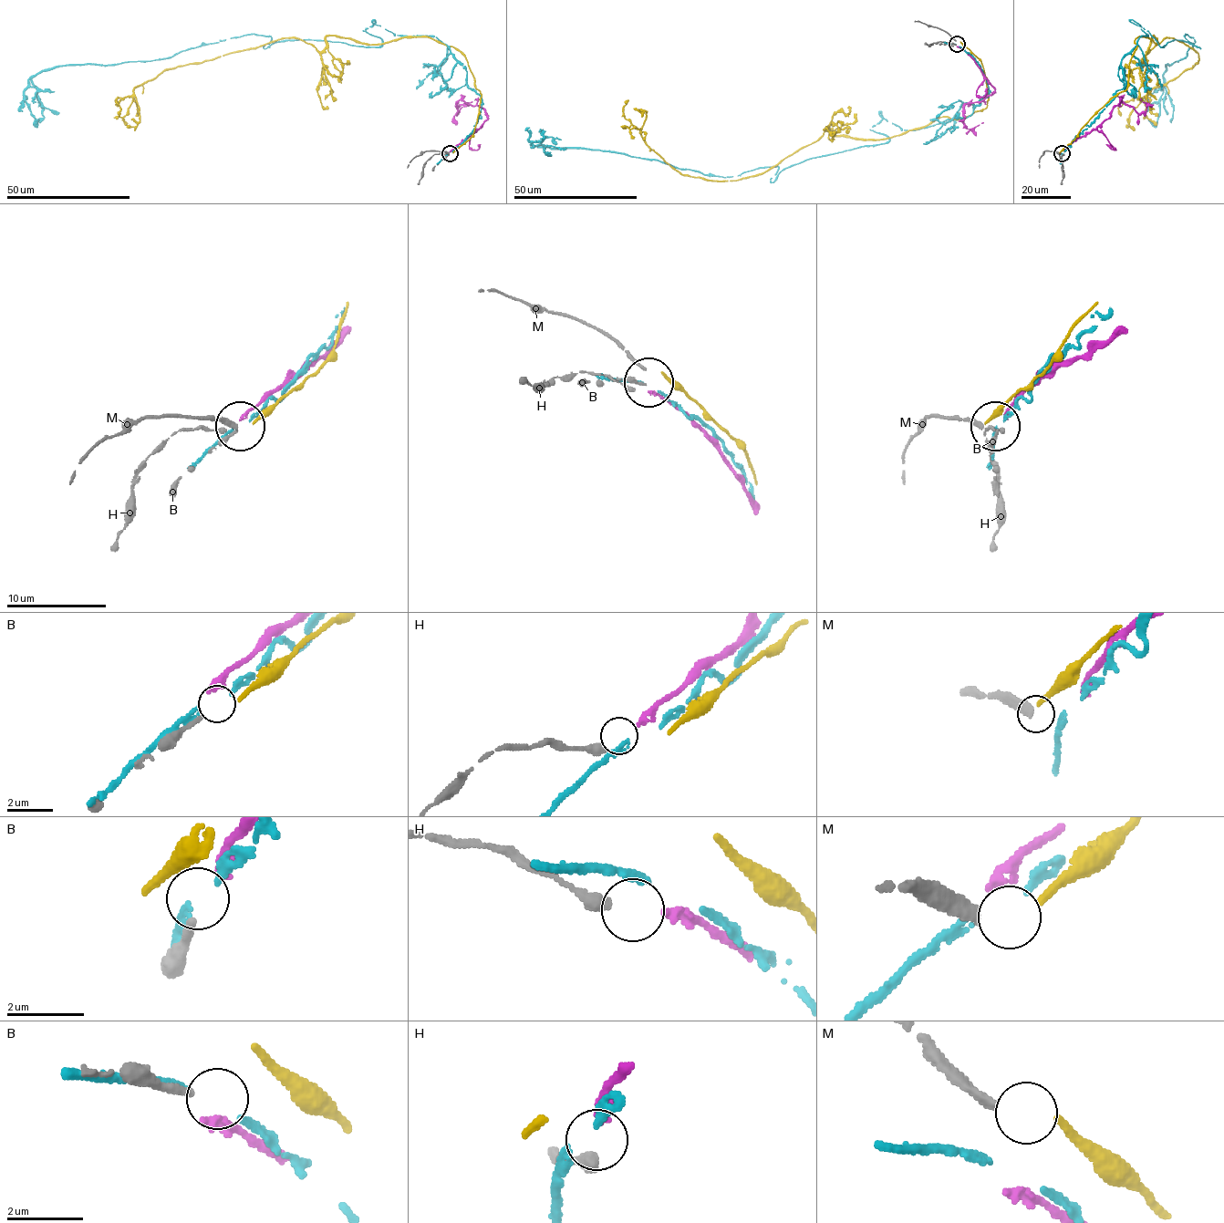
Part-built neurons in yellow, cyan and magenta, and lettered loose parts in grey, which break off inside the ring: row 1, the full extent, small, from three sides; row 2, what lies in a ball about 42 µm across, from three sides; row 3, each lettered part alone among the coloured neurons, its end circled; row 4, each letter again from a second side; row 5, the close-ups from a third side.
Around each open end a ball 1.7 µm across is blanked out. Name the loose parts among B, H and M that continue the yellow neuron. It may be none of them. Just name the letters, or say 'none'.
none

